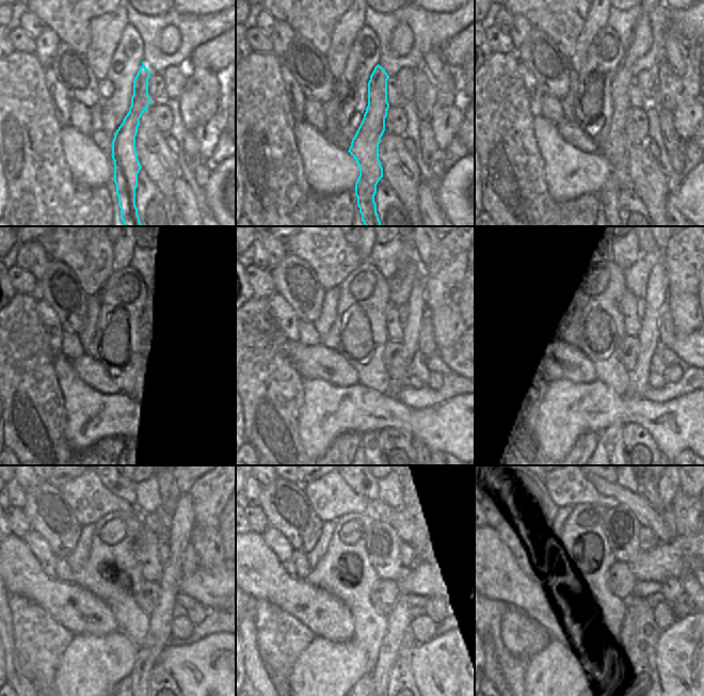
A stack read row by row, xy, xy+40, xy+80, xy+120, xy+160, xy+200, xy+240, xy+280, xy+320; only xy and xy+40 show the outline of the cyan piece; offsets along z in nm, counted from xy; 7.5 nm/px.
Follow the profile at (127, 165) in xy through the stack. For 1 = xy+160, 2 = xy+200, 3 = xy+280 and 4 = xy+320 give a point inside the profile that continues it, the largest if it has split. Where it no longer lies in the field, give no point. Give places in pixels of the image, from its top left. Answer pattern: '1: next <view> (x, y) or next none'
1: next xy+160 (400, 284)
2: next xy+200 (636, 278)
3: next xy+280 (408, 530)
4: next xy+320 (648, 541)

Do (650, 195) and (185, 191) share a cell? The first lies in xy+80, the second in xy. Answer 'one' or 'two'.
two

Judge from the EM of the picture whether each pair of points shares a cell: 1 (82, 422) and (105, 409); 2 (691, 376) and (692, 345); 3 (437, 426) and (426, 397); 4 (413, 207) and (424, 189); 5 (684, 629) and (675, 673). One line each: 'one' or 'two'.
1: one
2: two
3: two
4: two
5: one

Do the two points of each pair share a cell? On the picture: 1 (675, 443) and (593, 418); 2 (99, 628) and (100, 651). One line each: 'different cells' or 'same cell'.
1: same cell
2: different cells

